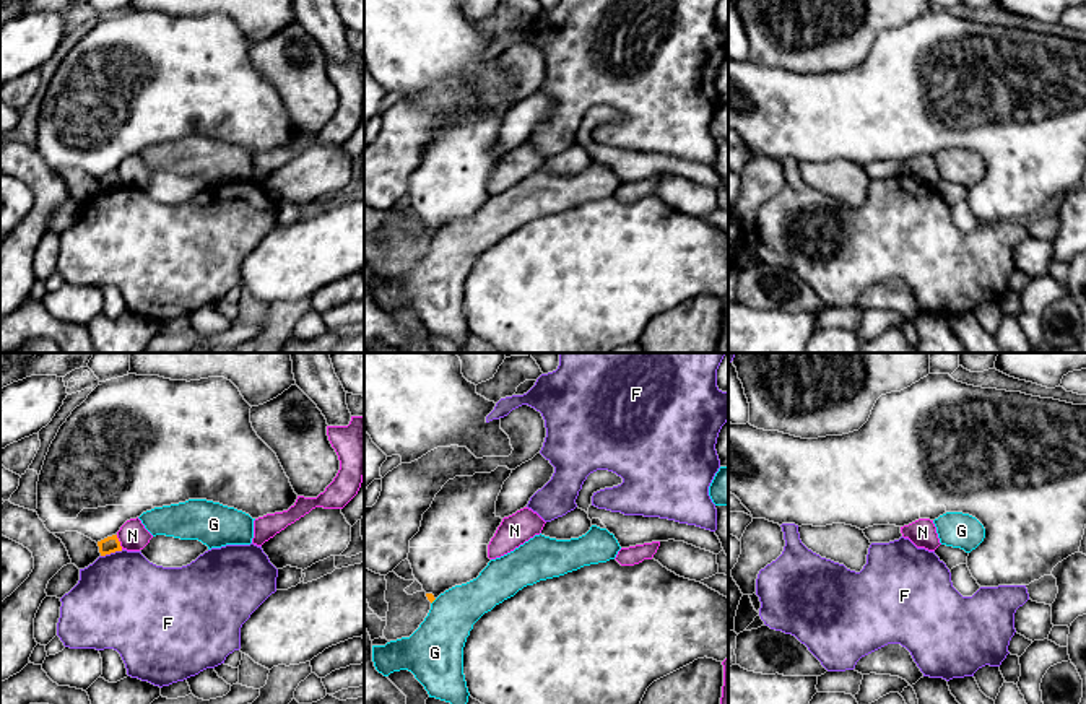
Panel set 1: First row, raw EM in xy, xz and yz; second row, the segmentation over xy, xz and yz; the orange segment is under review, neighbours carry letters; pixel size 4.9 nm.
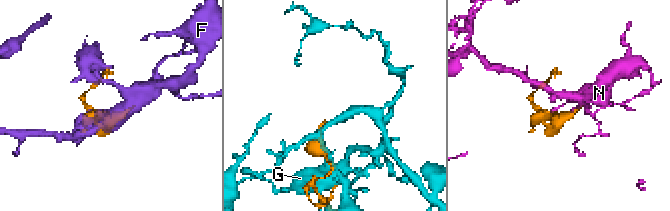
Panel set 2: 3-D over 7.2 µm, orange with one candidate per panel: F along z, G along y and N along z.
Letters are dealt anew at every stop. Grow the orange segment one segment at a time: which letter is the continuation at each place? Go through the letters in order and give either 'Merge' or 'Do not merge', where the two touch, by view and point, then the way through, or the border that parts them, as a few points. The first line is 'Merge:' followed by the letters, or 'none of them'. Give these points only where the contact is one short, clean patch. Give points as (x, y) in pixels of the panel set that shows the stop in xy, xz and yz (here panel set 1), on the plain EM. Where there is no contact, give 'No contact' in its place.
Merge: none of them
F: Do not merge. Touches orange at xy (111, 187)
G: Do not merge. Touches orange at xz (433, 236)
N: Do not merge. Touches orange at xy (119, 178). Boundary: xy (116, 171), (122, 184)

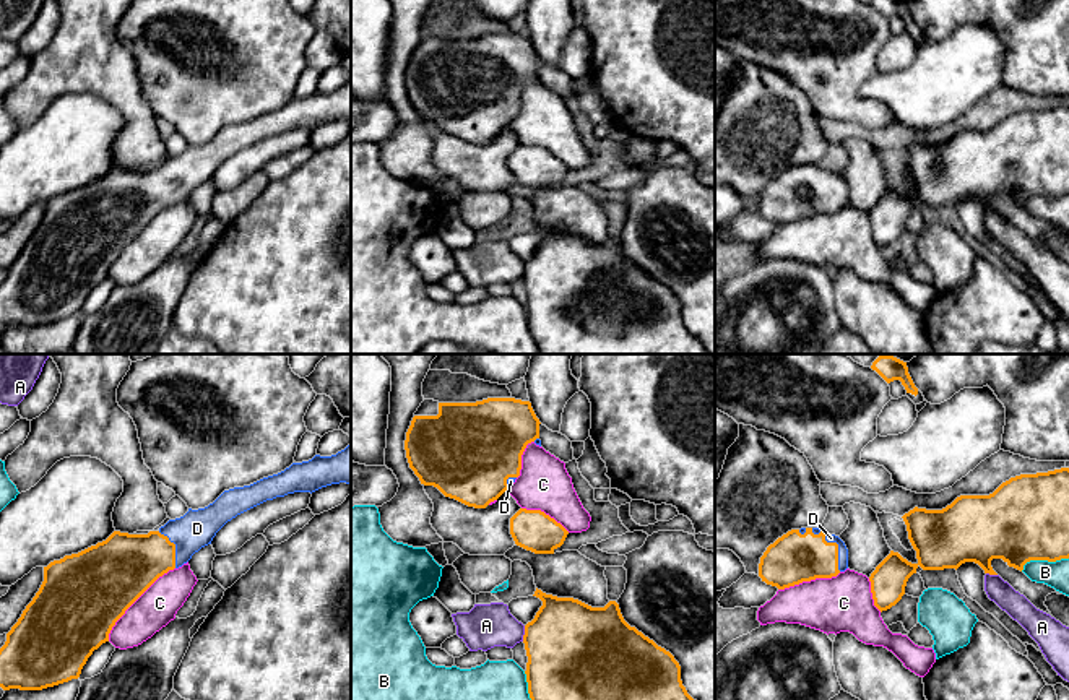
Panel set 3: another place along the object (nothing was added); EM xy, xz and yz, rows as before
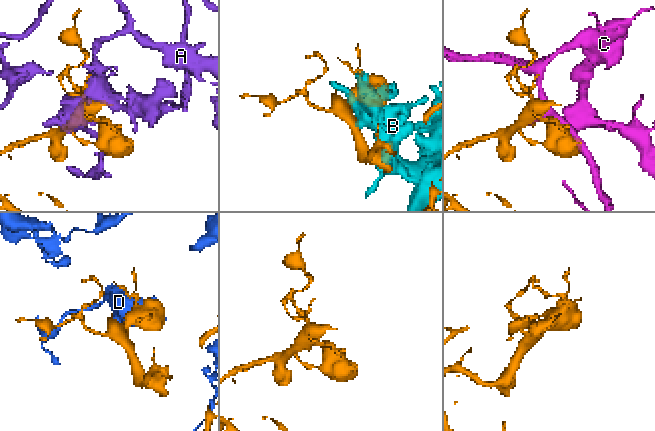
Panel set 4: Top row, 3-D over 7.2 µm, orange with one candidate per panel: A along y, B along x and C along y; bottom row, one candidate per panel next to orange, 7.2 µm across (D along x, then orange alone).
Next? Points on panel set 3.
Merge: D
A: Do not merge. Touches orange at xz (525, 270)
B: Do not merge. Touches orange at yz (1043, 195)
C: Do not merge. Touches orange at xy (135, 236)
D: Merge. Touches orange at yz (837, 185)

